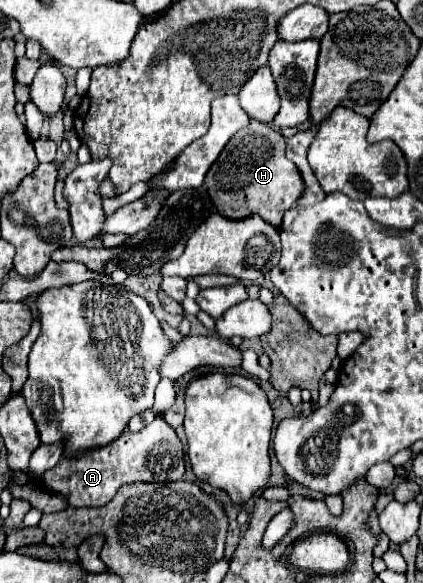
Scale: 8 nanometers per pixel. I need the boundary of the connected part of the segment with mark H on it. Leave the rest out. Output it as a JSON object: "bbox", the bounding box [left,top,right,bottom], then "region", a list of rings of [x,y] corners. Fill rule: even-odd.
{"bbox":[206,120,304,226],"region":[[[250,120],[246,128],[236,132],[220,152],[218,160],[206,174],[208,194],[220,214],[228,218],[244,218],[260,214],[268,224],[280,226],[284,212],[298,202],[304,182],[298,168],[284,156],[286,140],[270,124]]]}

